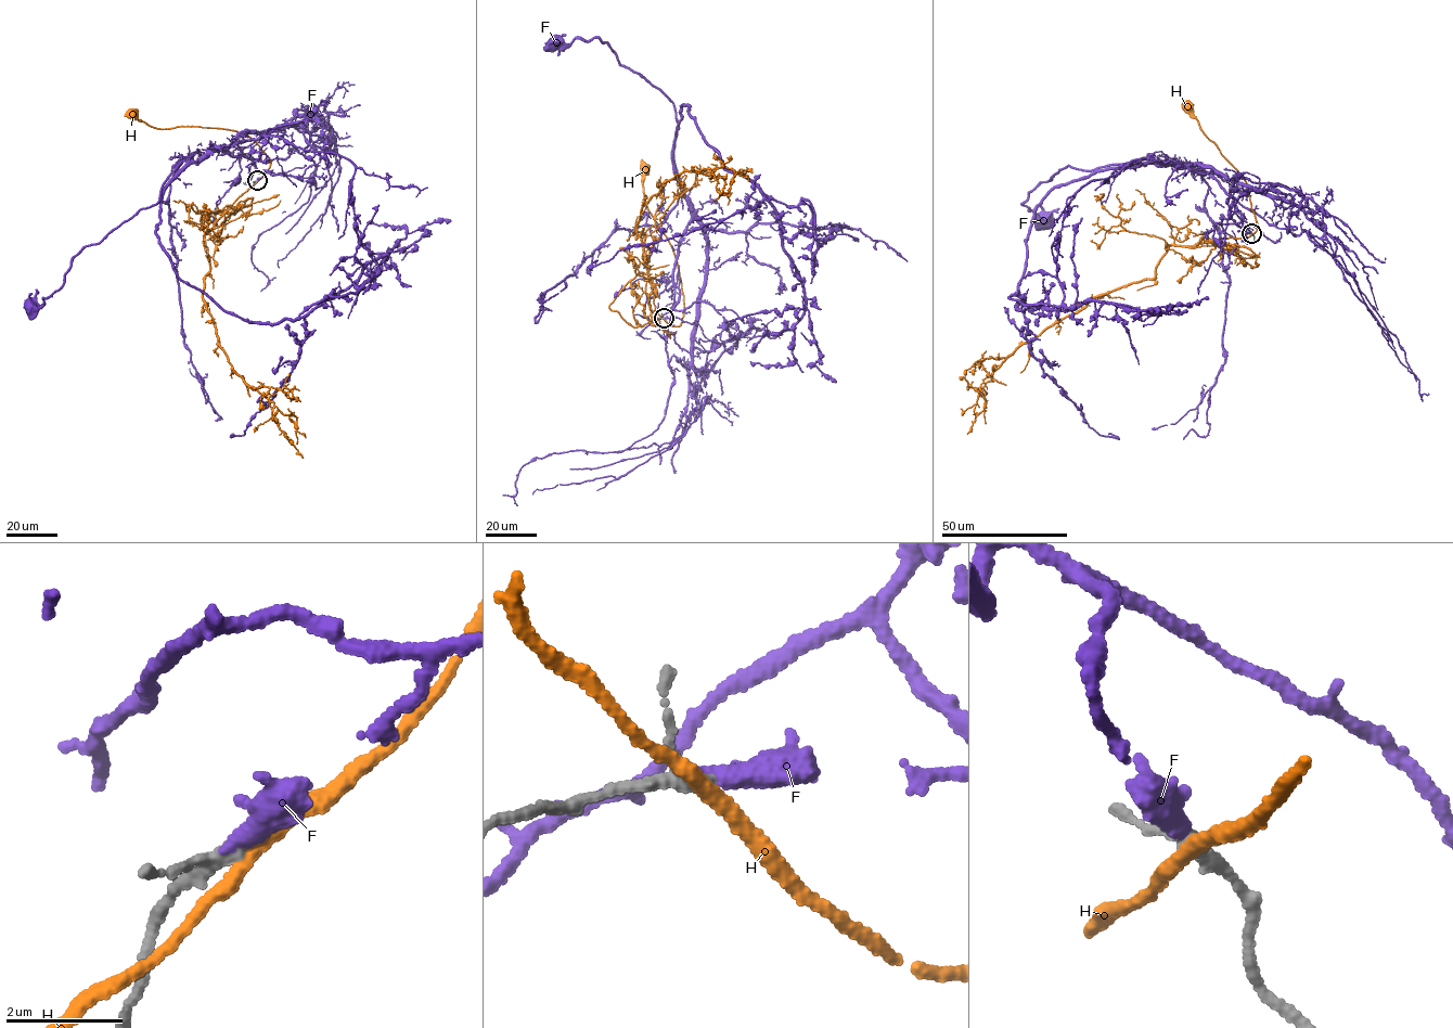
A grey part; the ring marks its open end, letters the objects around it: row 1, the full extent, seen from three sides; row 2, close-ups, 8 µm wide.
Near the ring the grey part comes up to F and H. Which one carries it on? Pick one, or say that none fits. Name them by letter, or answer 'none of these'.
F

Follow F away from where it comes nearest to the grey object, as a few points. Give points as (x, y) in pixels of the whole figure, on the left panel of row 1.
F: (257, 181), (265, 172), (252, 159), (211, 148), (180, 170), (157, 203), (82, 248), (62, 286), (31, 309)

